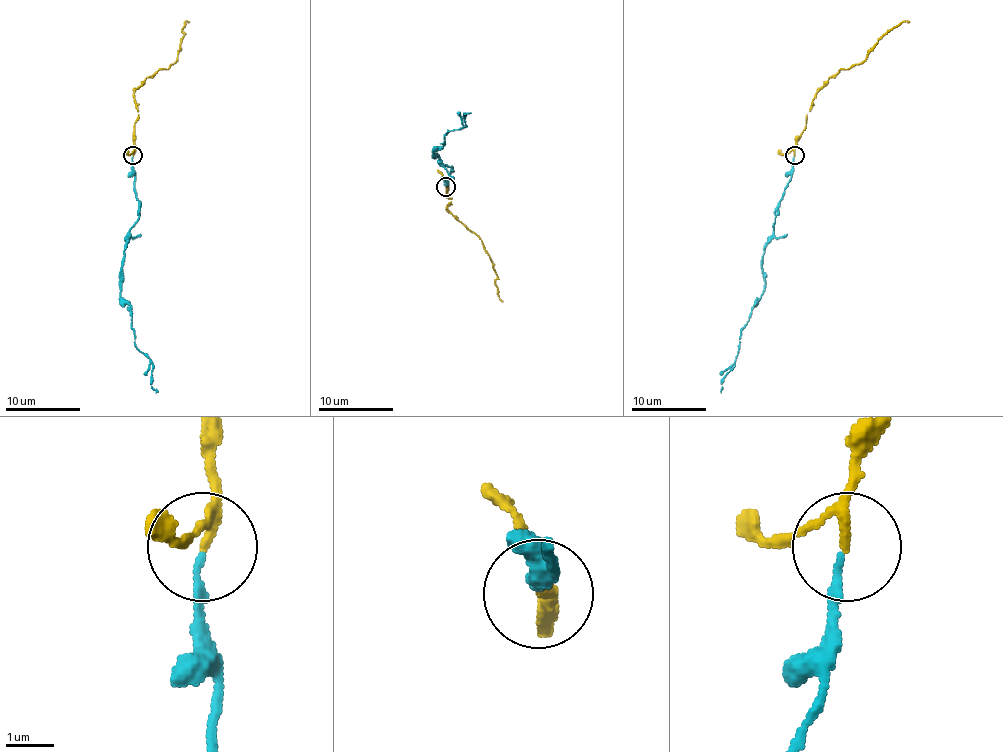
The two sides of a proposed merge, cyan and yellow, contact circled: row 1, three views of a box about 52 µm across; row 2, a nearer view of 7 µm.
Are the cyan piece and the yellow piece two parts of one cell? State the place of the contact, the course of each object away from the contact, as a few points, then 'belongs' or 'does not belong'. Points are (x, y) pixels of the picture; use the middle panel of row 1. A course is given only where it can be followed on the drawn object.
place (446, 186); course cyan (445, 186), (451, 167), (434, 156), (445, 143), (447, 132), (462, 126), (464, 113), (471, 113); course yellow (445, 186), (447, 197), (451, 199), (447, 208), (482, 242), (497, 276), (497, 292), (503, 302); belongs

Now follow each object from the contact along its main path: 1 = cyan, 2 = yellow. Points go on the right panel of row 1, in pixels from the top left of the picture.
1: (794, 156), (794, 170), (775, 216), (773, 237), (762, 256), (764, 293), (742, 330), (721, 392)
2: (794, 155), (796, 138), (805, 127), (816, 91), (841, 69), (859, 65), (884, 35), (900, 24), (910, 22)

